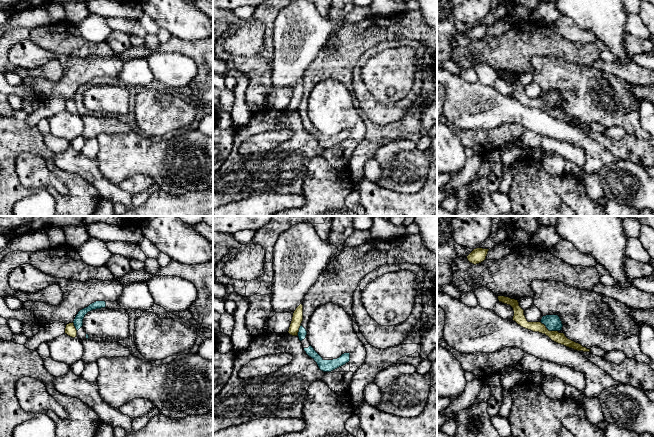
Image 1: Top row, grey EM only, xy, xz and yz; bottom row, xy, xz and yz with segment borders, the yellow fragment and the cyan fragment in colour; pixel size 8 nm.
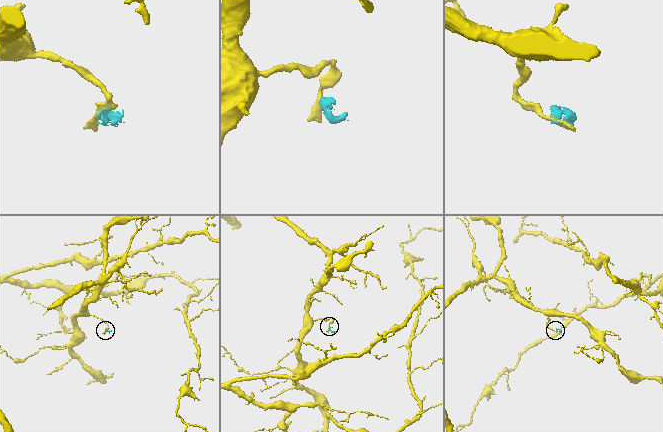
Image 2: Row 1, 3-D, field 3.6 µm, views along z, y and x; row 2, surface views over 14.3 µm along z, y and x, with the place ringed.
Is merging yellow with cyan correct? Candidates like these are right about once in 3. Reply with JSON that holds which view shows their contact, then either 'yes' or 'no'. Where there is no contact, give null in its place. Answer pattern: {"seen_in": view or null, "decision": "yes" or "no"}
{"seen_in": "yz", "decision": "no"}

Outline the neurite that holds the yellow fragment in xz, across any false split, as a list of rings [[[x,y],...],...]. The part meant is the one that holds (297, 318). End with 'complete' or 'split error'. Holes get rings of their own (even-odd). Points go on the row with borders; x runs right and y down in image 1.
[[[300,304],[293,313],[292,321],[288,333],[292,336],[298,336],[299,328],[303,321],[303,305]]]; complete

